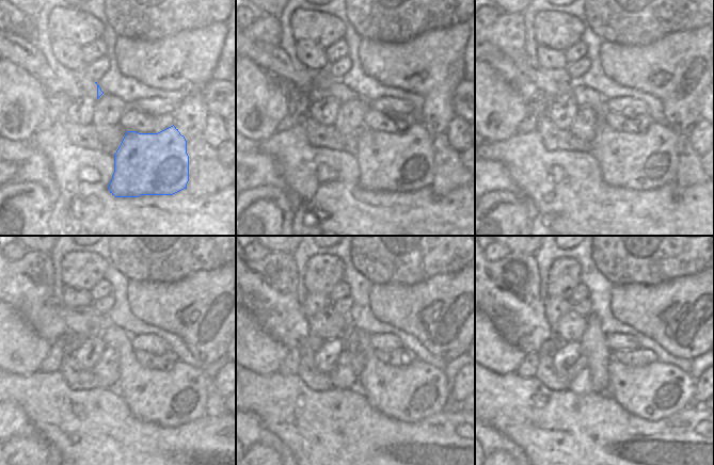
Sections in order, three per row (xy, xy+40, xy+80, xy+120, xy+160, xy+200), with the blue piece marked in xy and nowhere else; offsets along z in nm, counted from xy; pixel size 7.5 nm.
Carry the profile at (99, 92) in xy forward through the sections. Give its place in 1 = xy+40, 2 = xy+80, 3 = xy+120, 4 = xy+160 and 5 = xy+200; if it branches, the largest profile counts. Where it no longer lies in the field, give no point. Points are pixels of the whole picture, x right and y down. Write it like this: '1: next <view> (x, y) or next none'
1: next xy+40 (339, 91)
2: next xy+80 (643, 161)
3: next xy+120 (170, 398)
4: next xy+160 (410, 394)
5: next xy+200 (657, 390)

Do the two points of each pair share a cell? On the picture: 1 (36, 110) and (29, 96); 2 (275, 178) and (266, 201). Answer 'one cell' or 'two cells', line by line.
1: one cell
2: two cells

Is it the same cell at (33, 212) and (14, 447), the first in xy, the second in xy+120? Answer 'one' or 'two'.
one

